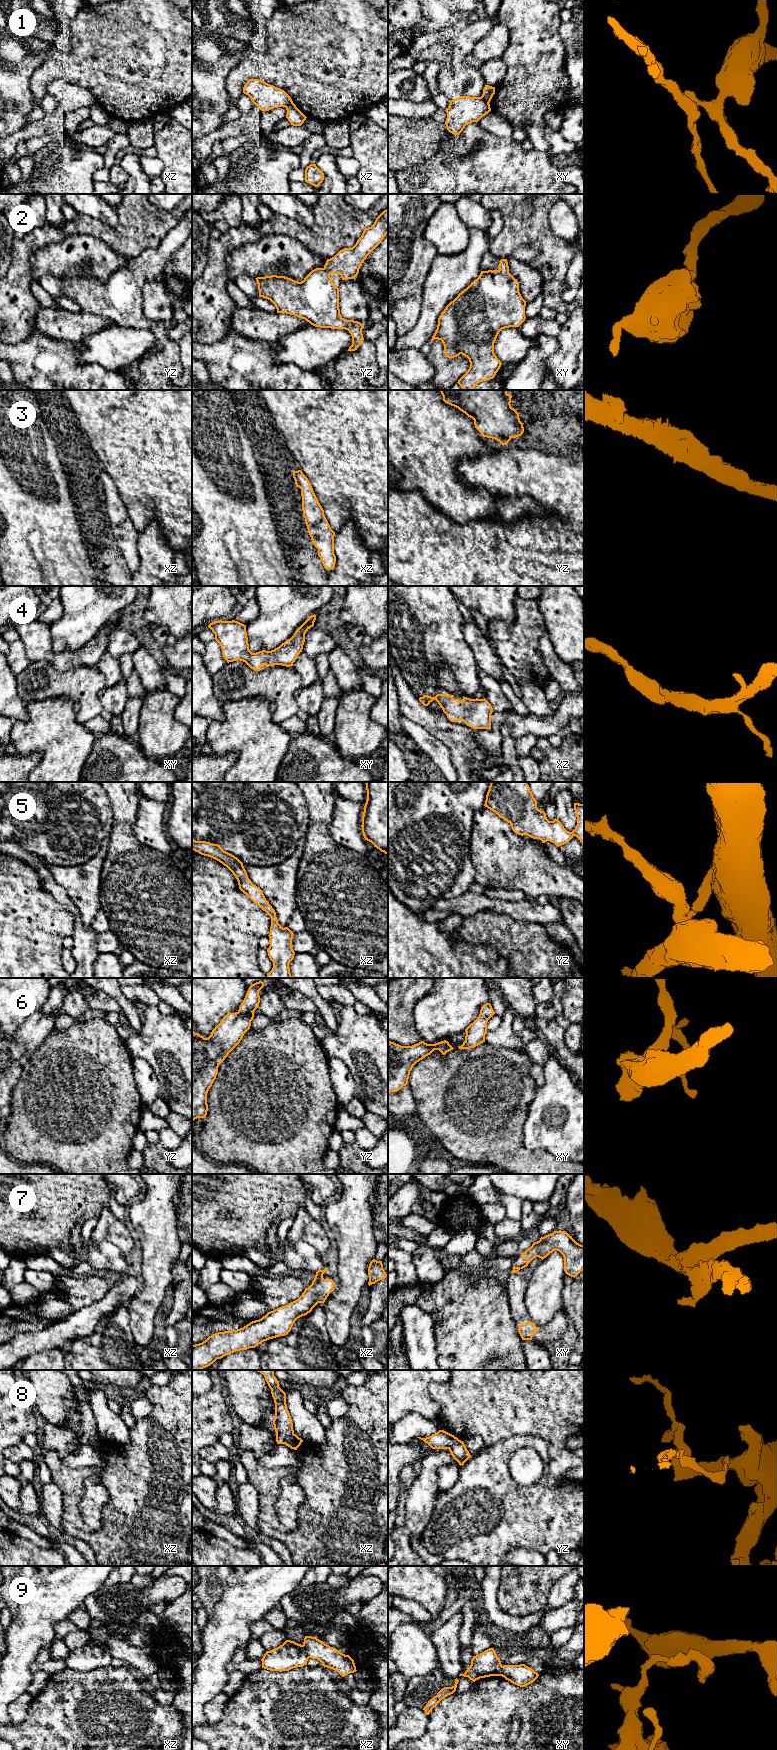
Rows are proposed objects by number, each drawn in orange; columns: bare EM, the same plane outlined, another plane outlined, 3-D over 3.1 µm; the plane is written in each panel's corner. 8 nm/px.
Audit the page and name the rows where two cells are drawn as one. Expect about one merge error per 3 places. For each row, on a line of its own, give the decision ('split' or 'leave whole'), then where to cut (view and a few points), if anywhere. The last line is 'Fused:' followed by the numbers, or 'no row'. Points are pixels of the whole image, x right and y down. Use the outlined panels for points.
1: split | xz (292, 102), (285, 107)
2: leave whole | no cut
3: leave whole | no cut
4: leave whole | no cut
5: leave whole | no cut
6: leave whole | no cut
7: split | xz (316, 1273), (322, 1274)
8: split | xz (293, 1432), (284, 1443)
9: split | xz (302, 1645), (309, 1657)
Fused: 1, 7, 8, 9

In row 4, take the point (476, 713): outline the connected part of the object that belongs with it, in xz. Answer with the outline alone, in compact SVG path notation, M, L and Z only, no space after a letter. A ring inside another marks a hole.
M437 694L435 697L424 695L419 701L428 706L436 700L451 722L463 721L473 729L491 729L493 708L485 698L470 699L463 696L463 700L459 701L453 697L447 694Z

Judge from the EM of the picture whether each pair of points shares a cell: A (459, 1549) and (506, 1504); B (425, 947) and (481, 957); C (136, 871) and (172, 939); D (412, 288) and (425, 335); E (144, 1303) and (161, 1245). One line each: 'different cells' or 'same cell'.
A: same cell
B: same cell
C: same cell
D: different cells
E: same cell

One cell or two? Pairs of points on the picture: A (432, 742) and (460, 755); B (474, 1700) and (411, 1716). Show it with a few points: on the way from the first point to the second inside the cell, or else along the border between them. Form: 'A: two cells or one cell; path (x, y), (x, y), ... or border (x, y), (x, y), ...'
A: two cells; border (433, 735), (449, 749), (452, 764), (457, 771)
B: two cells; border (428, 1715), (426, 1730), (418, 1737)

